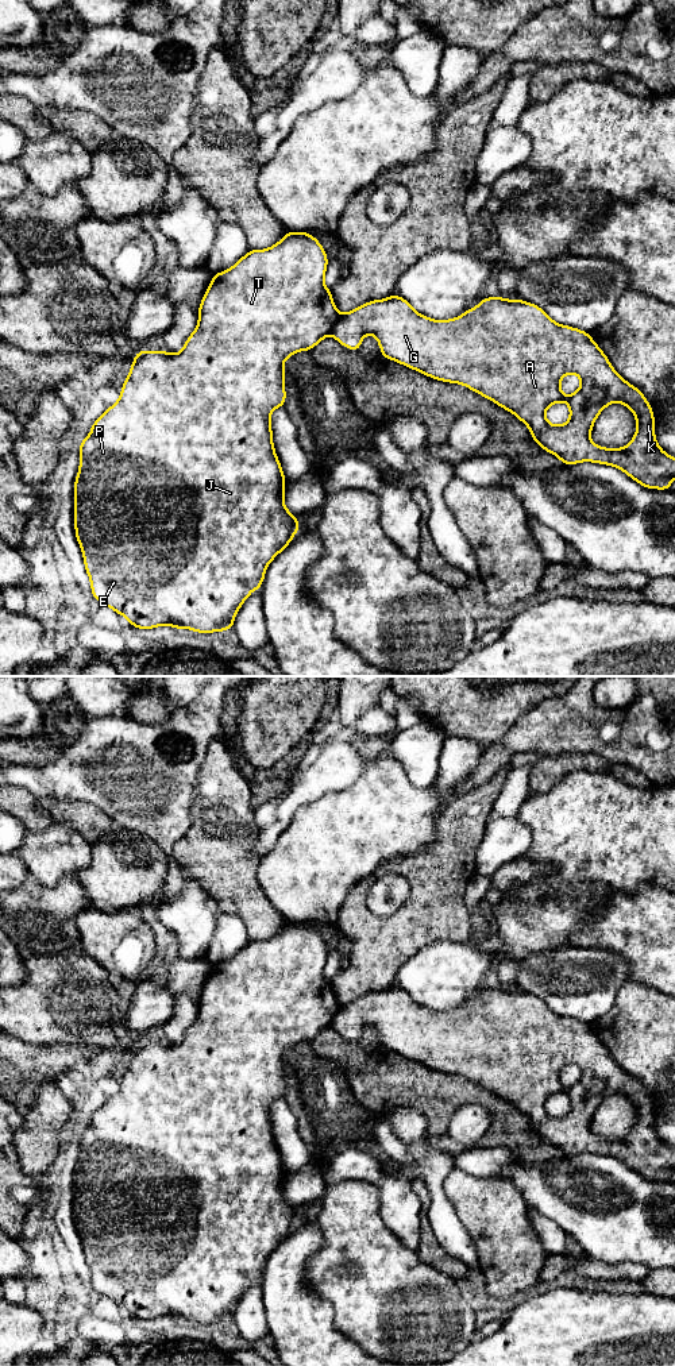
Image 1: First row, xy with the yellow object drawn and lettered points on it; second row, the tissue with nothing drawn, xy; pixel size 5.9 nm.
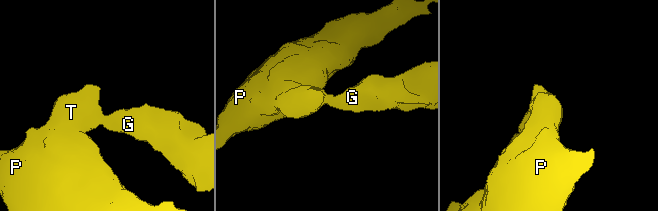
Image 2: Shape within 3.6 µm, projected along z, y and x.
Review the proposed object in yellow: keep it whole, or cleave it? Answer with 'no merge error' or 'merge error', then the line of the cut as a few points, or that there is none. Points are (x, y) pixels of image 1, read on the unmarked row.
merge error | xy (340, 1006), (330, 1025)

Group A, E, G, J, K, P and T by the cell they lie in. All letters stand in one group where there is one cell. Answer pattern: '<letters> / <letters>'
A G K / E J P T

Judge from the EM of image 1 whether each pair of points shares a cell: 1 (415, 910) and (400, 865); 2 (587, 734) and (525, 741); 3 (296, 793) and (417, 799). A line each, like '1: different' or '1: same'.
1: same
2: same
3: different

